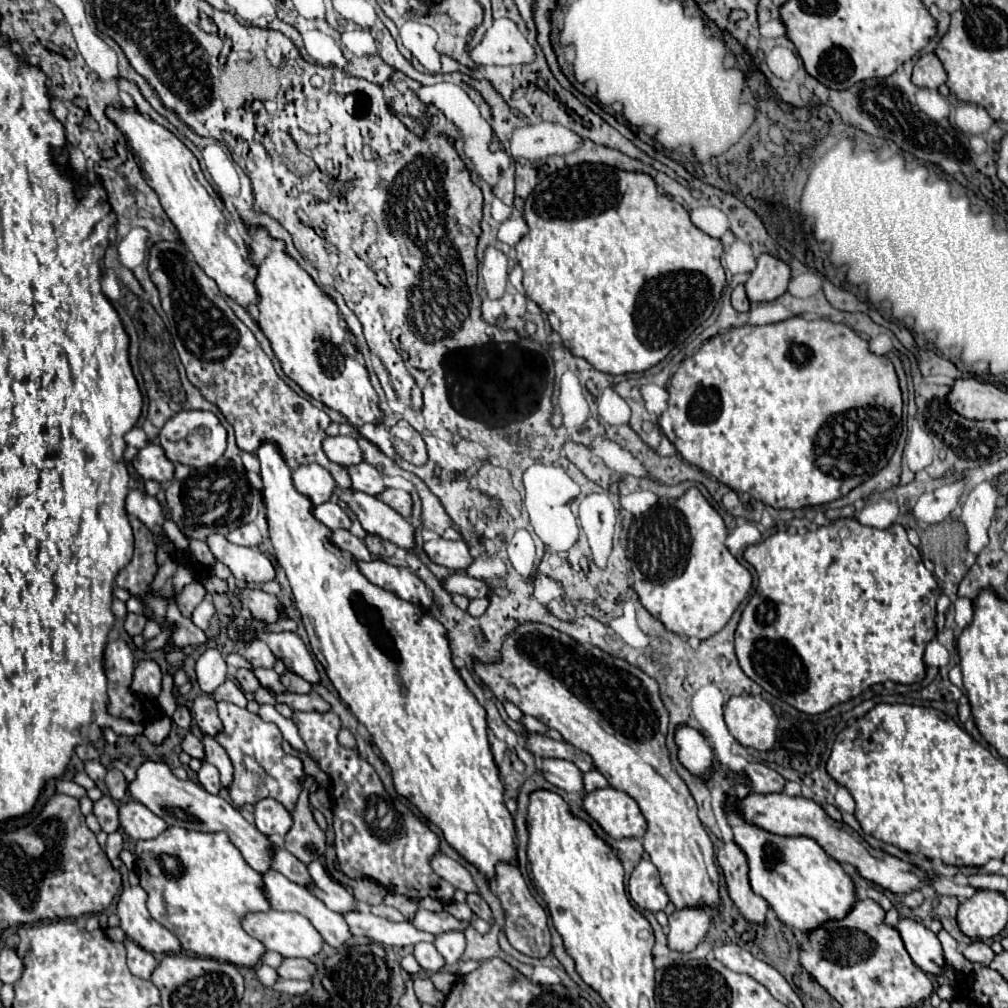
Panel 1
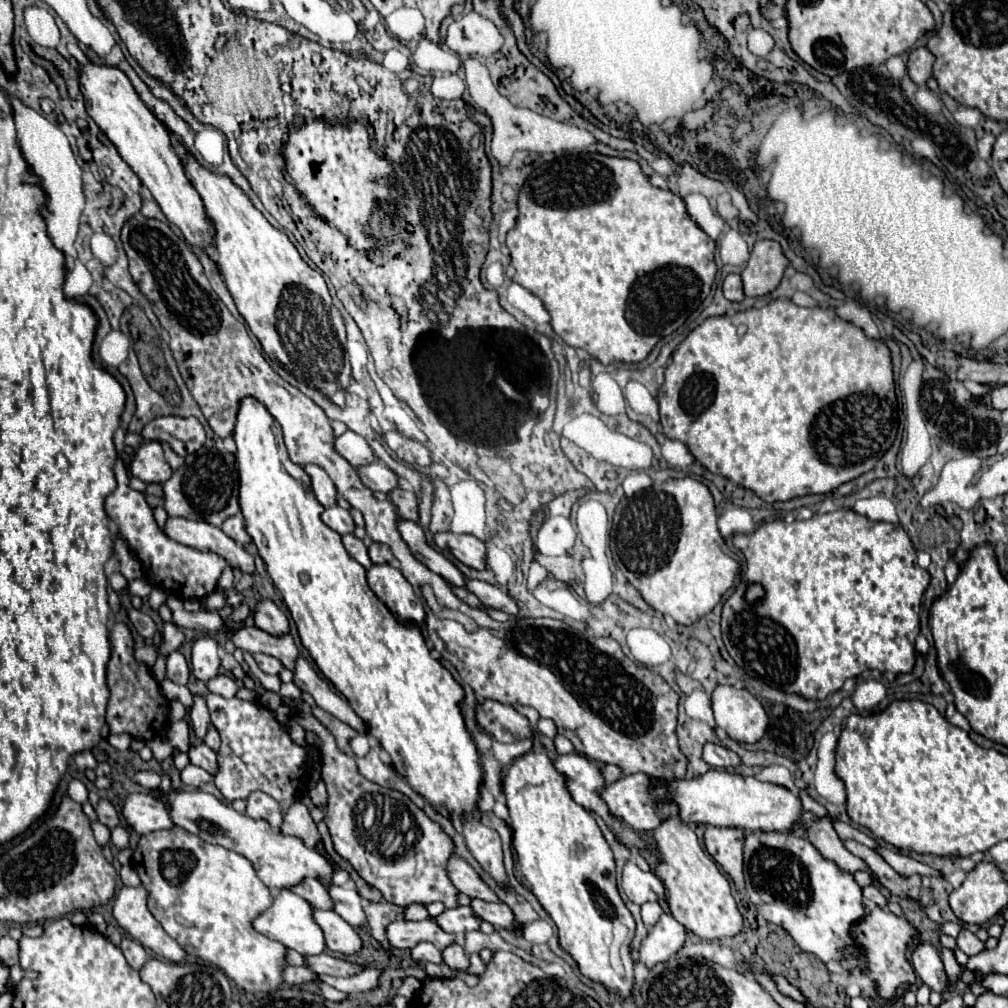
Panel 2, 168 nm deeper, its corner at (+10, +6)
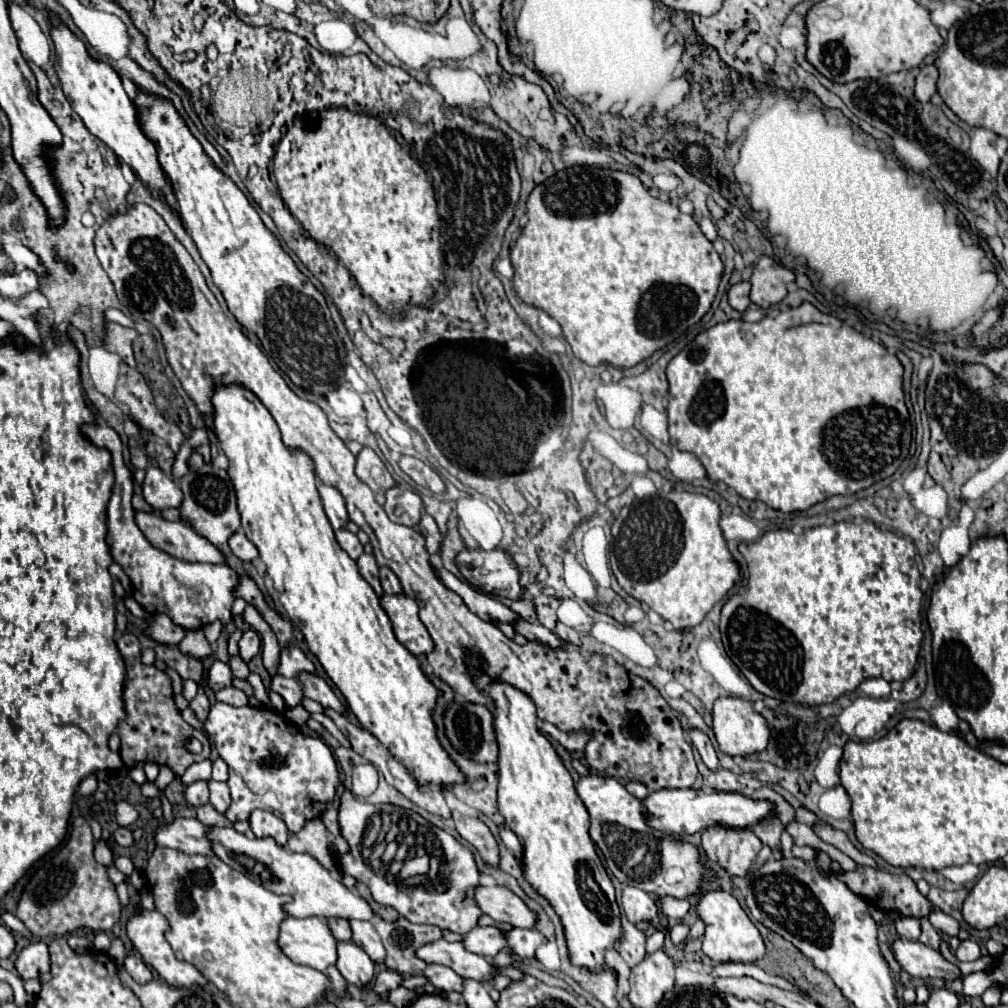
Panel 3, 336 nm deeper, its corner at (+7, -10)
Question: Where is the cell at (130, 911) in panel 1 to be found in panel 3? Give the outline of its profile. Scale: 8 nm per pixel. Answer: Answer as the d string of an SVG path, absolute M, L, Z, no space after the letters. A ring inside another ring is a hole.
M138 904L134 910L136 910L136 912L134 912L134 914L128 918L128 922L126 922L126 934L128 934L128 938L132 940L134 948L142 954L144 962L146 962L148 966L152 966L152 968L158 972L158 976L160 976L164 982L168 982L170 986L176 986L178 988L191 988L196 985L204 986L206 984L206 978L204 978L192 964L186 964L186 962L176 960L176 956L174 956L170 944L166 942L164 932L168 930L168 920L166 920L160 912L156 912L156 910L146 910L146 908L142 908L140 904Z

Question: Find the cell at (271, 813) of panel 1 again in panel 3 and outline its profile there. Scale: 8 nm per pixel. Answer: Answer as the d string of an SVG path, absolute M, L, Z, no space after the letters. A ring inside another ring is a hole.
M254 810L250 814L250 828L252 828L256 838L270 836L270 838L276 840L276 844L286 846L288 828L286 828L286 824L276 814L266 812L266 810Z

